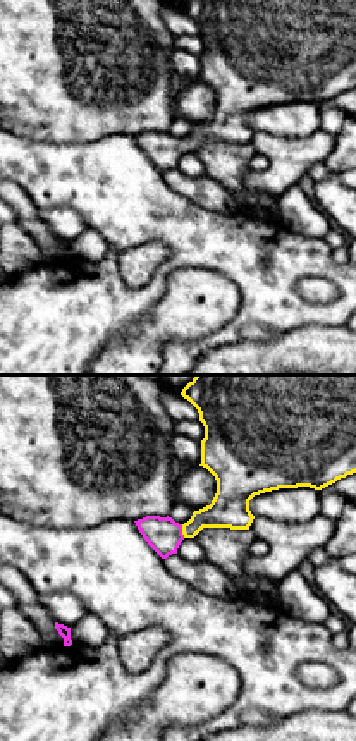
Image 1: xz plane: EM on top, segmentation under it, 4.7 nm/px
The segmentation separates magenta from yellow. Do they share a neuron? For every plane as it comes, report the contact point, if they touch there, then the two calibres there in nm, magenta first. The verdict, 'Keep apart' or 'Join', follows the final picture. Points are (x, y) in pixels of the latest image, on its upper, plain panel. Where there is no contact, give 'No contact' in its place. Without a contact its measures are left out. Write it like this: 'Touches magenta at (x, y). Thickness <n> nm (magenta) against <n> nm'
Touches magenta at (181, 146). Thickness 170 nm (magenta) against 180 nm

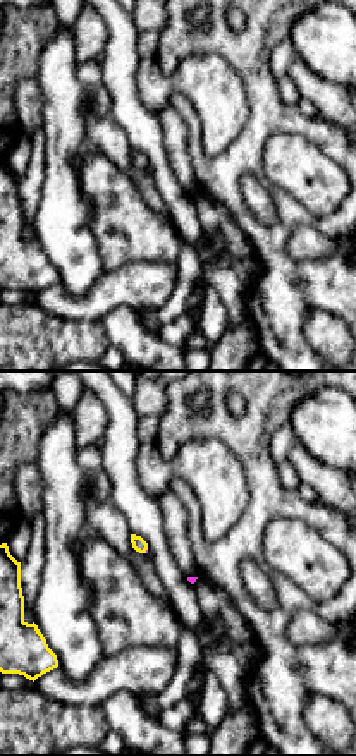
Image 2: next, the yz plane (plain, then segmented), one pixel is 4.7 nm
No contact

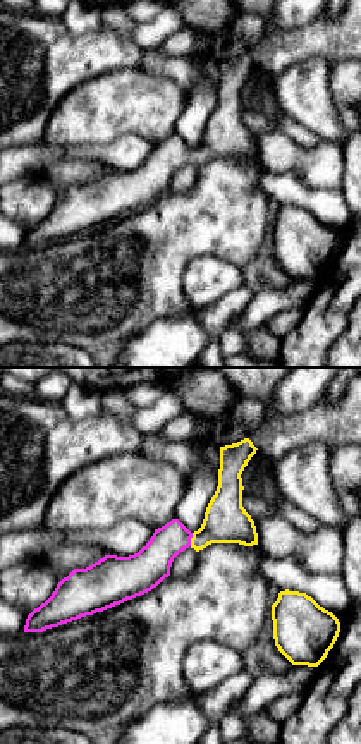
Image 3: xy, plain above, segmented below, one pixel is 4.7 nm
Touches magenta at (189, 155). Thickness 180 nm (magenta) against 200 nm

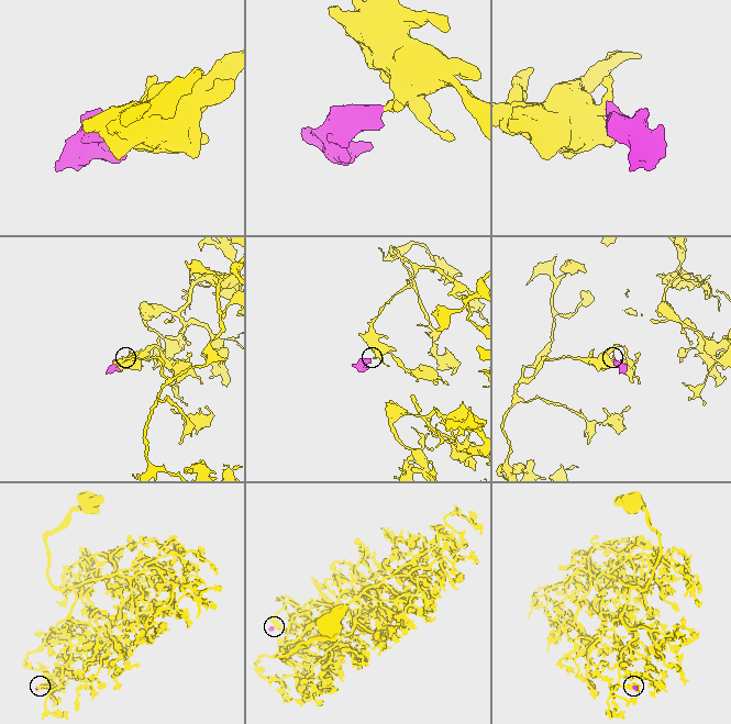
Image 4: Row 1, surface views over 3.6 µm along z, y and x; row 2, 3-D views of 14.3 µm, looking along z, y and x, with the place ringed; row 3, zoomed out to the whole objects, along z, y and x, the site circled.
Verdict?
Join

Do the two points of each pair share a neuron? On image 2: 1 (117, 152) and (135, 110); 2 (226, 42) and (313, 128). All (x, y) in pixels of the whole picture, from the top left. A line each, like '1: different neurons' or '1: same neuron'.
1: different neurons
2: same neuron

